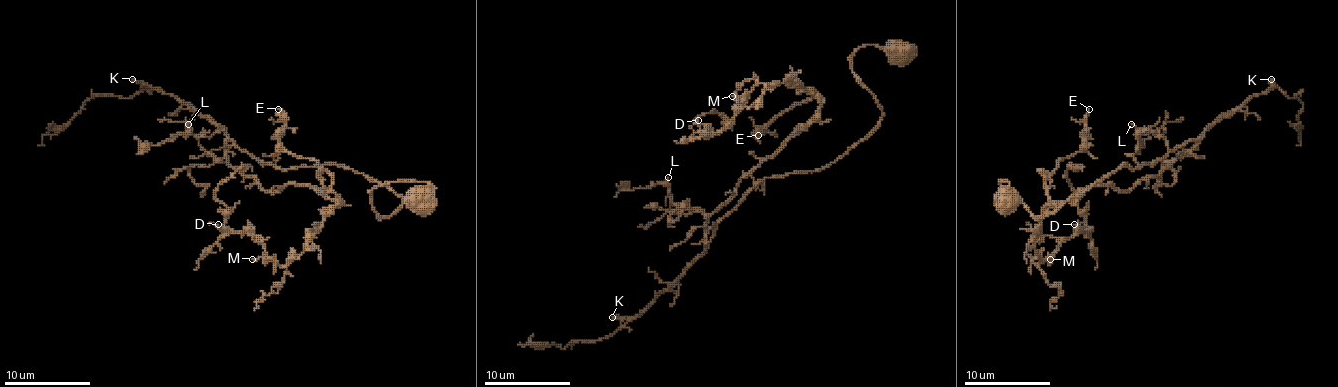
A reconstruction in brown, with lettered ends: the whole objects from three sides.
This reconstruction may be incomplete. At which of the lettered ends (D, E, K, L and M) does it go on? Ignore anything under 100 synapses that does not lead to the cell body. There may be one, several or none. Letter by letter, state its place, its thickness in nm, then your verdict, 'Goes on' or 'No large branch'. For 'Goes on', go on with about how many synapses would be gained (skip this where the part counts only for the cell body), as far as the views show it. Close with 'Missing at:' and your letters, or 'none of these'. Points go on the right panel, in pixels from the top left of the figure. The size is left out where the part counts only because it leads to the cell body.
D: Place: (1074, 224). Thickness 120 nm. No large branch
E: Place: (1089, 109). Thickness 110 nm. No large branch
K: Place: (1271, 79). Thickness 260 nm. Goes on. Roughly 100 synapses
L: Place: (1131, 124). Thickness 130 nm. No large branch
M: Place: (1050, 259). Thickness 170 nm. No large branch
Missing at: K

